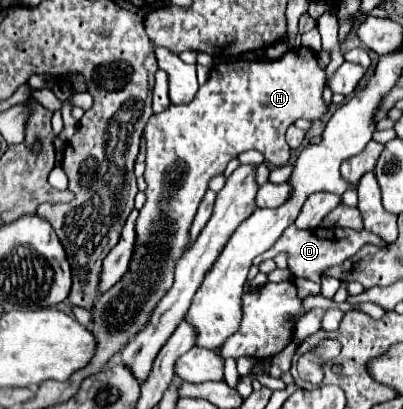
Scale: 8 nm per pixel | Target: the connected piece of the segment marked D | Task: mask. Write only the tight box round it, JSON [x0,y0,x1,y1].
[254,224,384,284]

